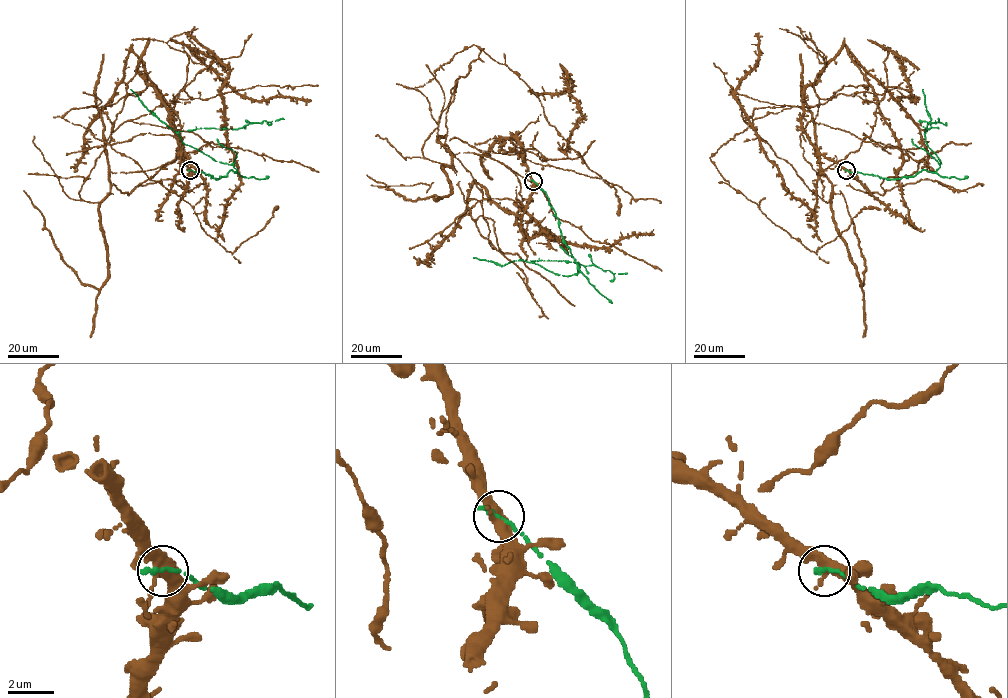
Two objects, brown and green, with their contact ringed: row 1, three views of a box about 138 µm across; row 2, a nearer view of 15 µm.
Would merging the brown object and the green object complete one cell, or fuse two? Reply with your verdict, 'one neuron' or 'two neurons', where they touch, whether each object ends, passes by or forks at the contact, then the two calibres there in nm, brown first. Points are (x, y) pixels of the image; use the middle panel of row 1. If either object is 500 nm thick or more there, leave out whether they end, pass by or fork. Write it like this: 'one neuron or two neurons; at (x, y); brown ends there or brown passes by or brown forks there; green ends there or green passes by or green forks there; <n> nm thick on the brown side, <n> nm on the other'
one neuron; at (533, 181); brown passes by; green ends there; 440 nm thick on the brown side, 280 nm on the other

